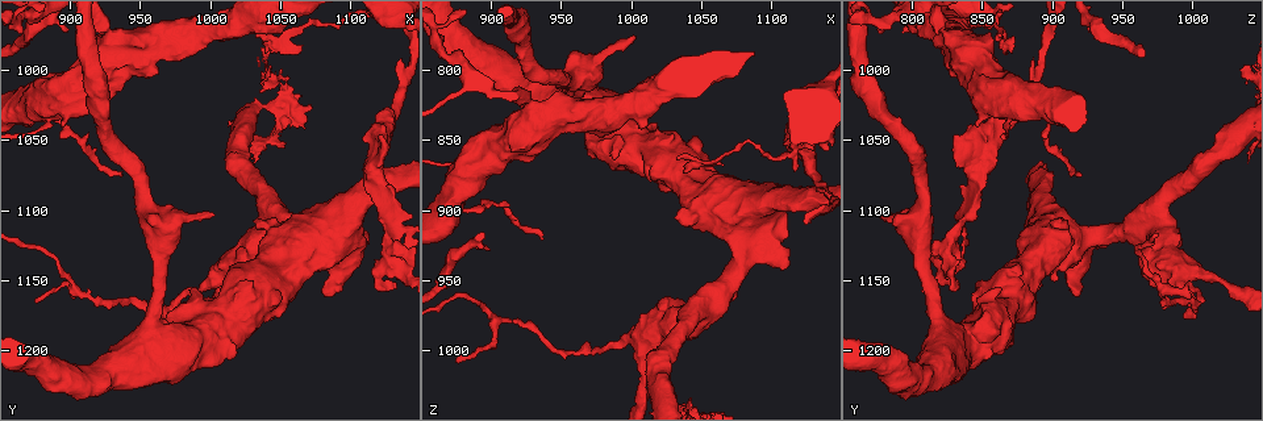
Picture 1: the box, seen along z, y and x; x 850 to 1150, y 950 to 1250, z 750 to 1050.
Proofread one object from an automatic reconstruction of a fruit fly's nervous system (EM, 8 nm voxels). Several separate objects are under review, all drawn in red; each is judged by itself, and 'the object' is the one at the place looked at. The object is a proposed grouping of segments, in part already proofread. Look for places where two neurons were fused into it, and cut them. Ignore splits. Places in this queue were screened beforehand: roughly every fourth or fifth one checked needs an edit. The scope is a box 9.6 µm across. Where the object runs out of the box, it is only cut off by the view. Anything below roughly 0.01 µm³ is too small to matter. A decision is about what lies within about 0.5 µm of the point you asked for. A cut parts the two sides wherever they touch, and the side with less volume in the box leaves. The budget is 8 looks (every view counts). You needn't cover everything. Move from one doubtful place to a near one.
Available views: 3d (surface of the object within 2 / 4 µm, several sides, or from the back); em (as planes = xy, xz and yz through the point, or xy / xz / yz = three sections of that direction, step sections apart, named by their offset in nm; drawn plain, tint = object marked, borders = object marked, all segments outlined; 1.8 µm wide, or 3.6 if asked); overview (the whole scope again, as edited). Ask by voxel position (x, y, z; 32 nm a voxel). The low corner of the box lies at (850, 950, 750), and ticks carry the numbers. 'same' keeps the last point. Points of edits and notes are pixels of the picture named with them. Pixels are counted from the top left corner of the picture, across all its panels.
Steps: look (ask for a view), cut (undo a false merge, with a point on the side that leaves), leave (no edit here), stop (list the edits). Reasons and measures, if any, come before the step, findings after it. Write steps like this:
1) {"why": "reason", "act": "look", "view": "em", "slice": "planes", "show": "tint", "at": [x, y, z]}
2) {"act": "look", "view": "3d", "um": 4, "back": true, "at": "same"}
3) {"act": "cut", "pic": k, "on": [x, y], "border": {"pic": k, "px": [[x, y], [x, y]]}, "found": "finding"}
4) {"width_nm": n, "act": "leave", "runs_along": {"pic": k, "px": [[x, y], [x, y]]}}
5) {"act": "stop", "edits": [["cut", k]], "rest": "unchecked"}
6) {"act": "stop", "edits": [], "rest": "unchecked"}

{"act": "look", "view": "em", "slice": "planes", "show": "tint", "at": [1128, 1132, 826]}

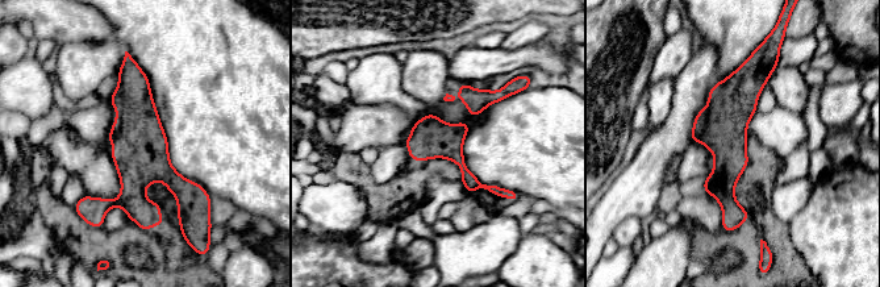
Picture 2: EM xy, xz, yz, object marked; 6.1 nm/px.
{"width_nm": 240, "act": "leave", "found": "all the same neuron"}

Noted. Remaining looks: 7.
{"why": "sharp bend", "act": "look", "view": "em", "um": 3.6, "slice": "xz", "step": 16, "show": "tint", "at": [954, 1188, 818]}

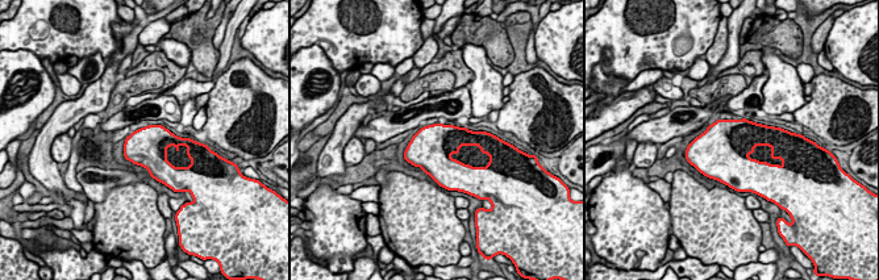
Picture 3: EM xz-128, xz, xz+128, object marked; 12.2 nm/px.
{"act": "leave", "found": "continuous, no second neuron"}

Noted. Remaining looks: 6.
{"why": "calibre changes", "act": "look", "view": "3d", "um": 4, "at": [884, 1034, 868]}

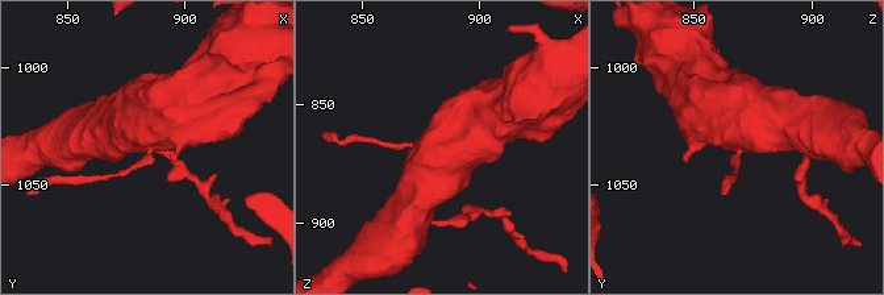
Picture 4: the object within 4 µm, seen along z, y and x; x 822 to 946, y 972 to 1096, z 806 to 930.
{"act": "look", "view": "em", "um": 3.6, "slice": "planes", "show": "plain", "at": [883, 1033, 868]}

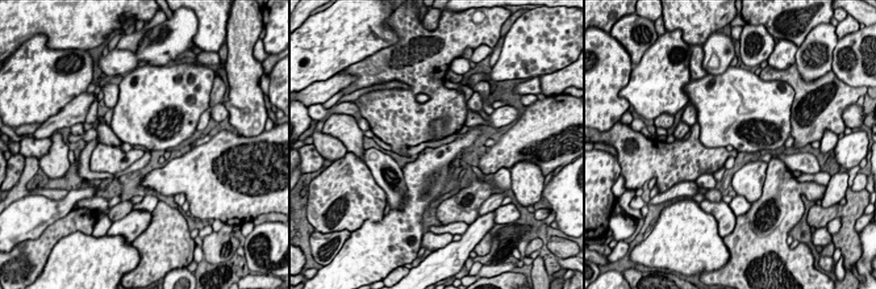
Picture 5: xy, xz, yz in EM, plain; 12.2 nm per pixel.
{"why": "where the object lies", "act": "look", "view": "em", "um": 3.6, "slice": "planes", "show": "tint", "at": "same"}

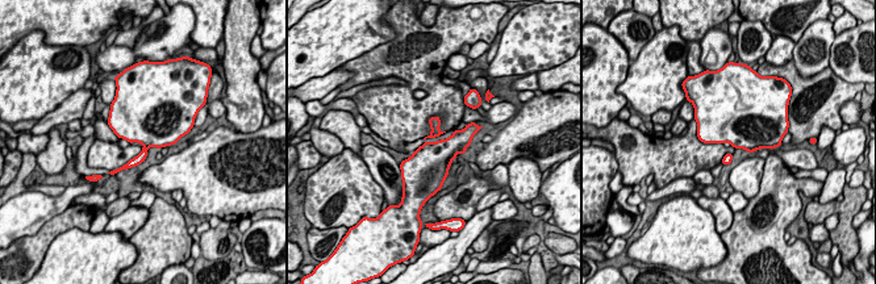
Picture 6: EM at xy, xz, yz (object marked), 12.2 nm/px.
{"act": "leave", "found": "one neuron here"}

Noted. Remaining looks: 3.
{"why": "sharp bend", "act": "look", "view": "em", "slice": "planes", "show": "tint", "at": [1046, 982, 866]}

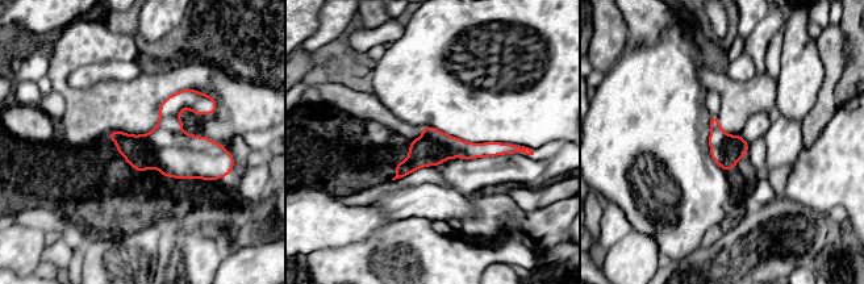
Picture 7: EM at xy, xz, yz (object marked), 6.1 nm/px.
{"act": "leave", "runs_along": {"pic": 7, "px": [[512, 150], [429, 149], [399, 174]]}, "found": "all the same neuron"}

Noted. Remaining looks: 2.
{"act": "stop", "edits": [], "rest": "unchecked"}

